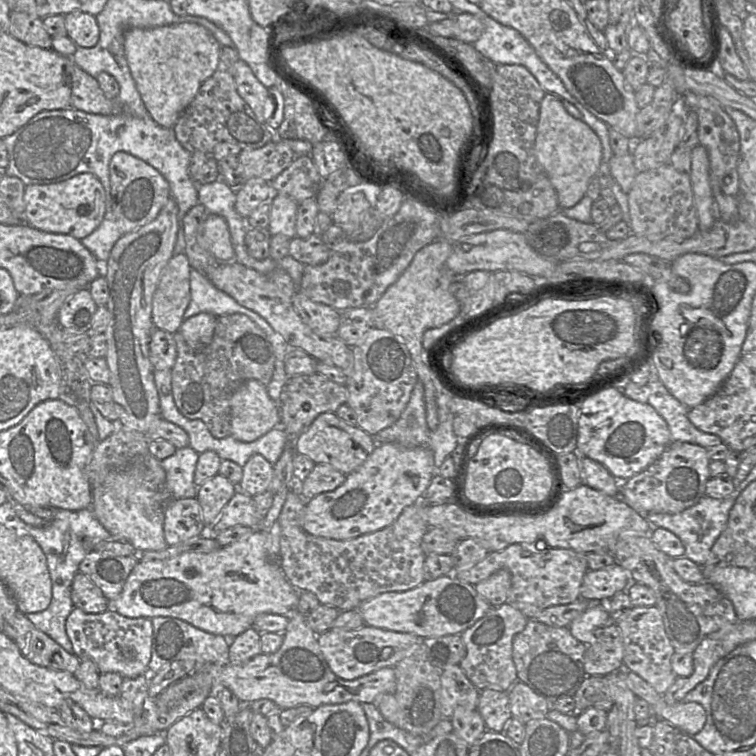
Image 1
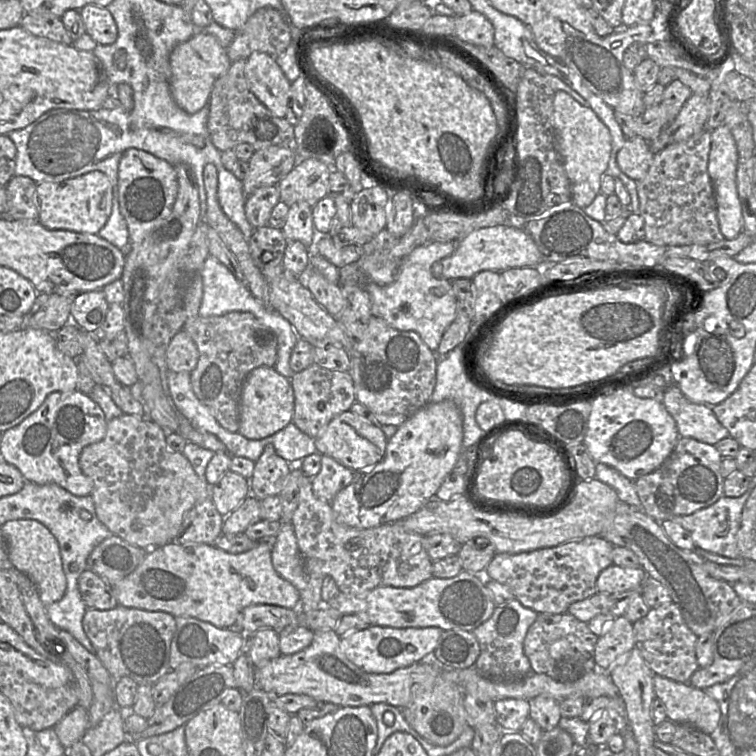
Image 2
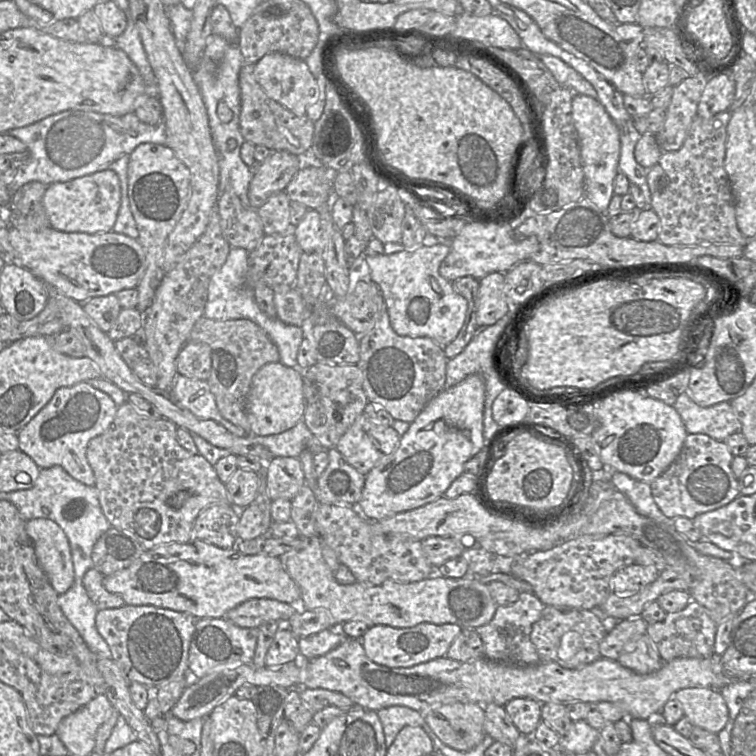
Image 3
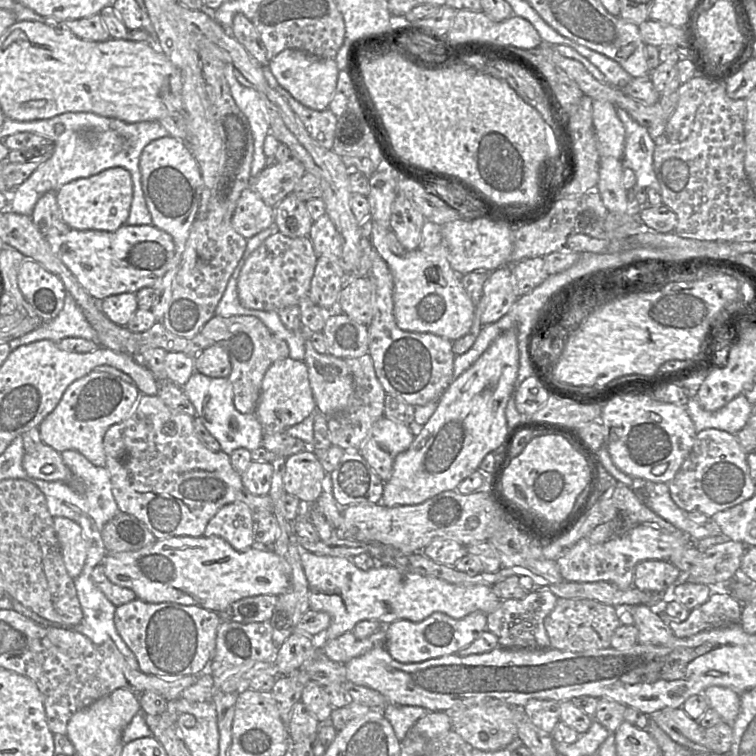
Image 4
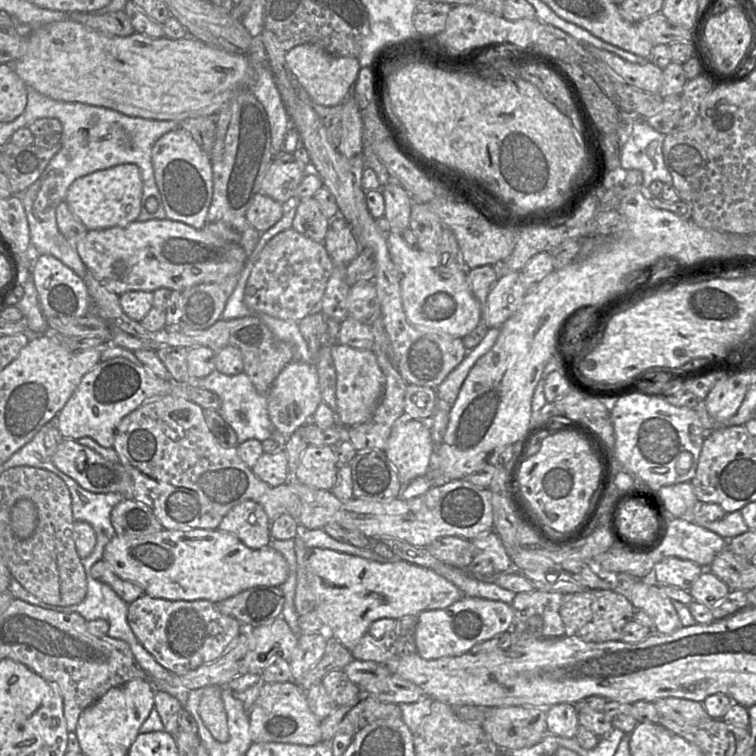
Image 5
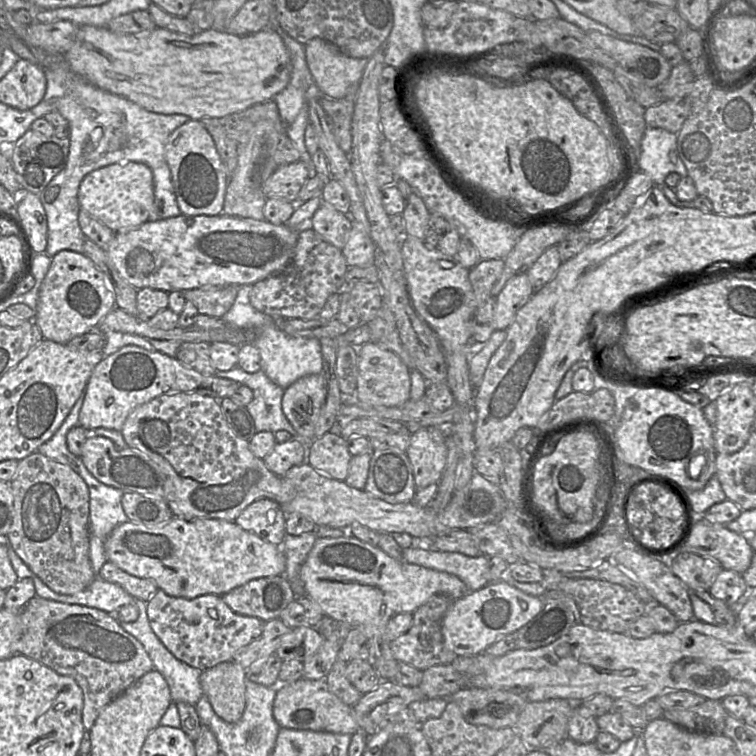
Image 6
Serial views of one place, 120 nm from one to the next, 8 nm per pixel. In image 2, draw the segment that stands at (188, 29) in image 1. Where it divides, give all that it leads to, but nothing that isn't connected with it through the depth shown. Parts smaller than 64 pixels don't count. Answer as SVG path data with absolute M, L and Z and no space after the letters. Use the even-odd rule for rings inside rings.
M198 32L187 41L176 45L169 56L169 86L175 103L190 114L206 106L215 81L228 70L231 62L226 48L207 32Z

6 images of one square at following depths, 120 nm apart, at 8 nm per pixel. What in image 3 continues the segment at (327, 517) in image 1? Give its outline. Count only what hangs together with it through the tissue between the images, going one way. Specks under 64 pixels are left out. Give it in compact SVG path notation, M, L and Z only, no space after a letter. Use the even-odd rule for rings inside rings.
M469 375L459 384L444 388L410 423L398 448L365 475L357 504L362 515L378 521L424 506L444 496L452 482L464 473L464 465L484 446L484 378Z

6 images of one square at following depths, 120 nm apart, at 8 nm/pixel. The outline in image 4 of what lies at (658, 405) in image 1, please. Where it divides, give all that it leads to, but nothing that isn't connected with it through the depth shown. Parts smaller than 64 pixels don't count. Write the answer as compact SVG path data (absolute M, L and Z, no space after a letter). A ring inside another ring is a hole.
M742 393L716 411L704 410L696 398L689 398L685 408L697 433L705 429L718 429L736 435L746 426L753 405Z

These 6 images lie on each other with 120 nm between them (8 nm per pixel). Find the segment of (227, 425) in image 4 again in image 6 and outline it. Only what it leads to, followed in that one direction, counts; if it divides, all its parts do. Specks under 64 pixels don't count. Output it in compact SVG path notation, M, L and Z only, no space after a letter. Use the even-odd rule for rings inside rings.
M235 367L227 371L217 371L215 374L252 391L253 398L245 407L253 419L256 432L295 432L282 411L284 388L274 384L263 372L259 370L247 373Z

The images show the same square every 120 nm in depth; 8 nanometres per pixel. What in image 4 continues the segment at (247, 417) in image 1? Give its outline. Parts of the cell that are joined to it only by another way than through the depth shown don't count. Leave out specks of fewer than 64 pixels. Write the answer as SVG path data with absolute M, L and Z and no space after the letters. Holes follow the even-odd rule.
M289 357L274 362L263 377L259 399L254 410L265 434L283 432L301 423L314 413L314 409L315 401L305 362Z

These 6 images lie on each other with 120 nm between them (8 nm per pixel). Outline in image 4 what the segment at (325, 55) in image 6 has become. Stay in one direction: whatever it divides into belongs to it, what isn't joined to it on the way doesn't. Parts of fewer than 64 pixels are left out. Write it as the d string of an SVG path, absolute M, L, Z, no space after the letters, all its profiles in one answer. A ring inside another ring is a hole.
M286 49L271 60L267 67L277 83L303 106L316 111L324 111L334 96L339 68L334 59L323 59L296 49Z

